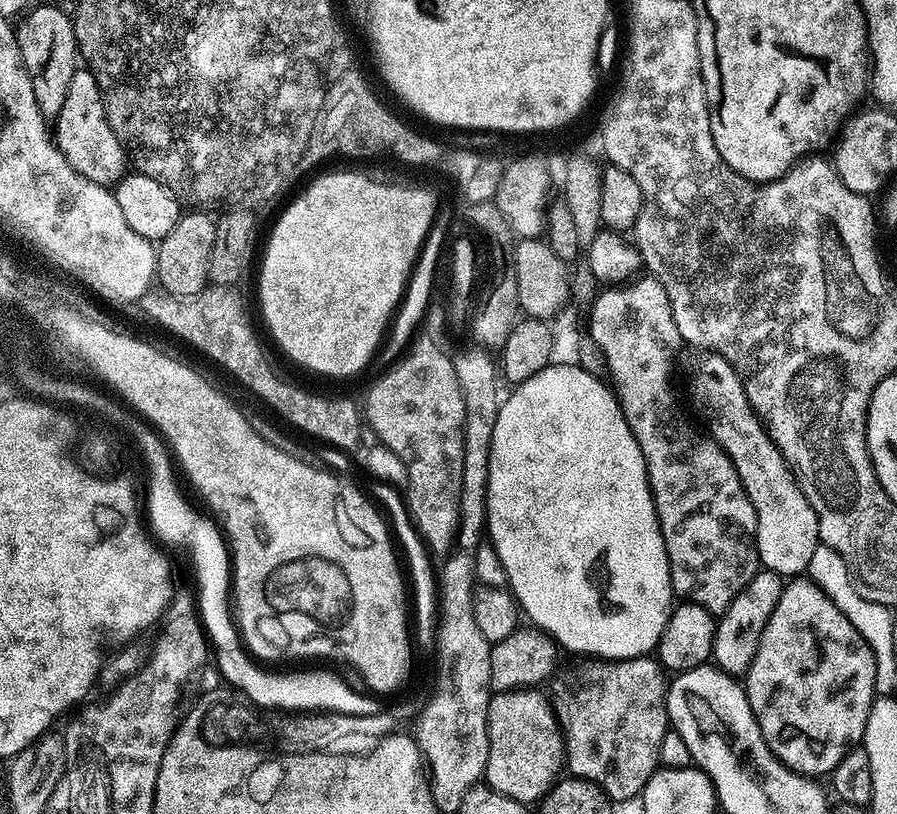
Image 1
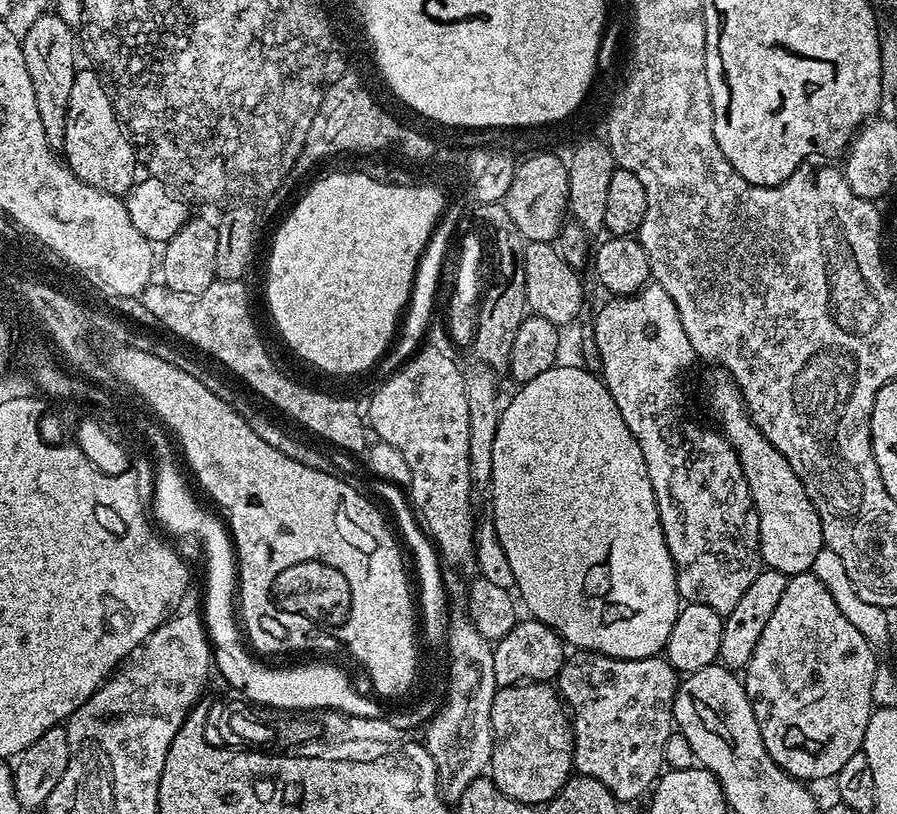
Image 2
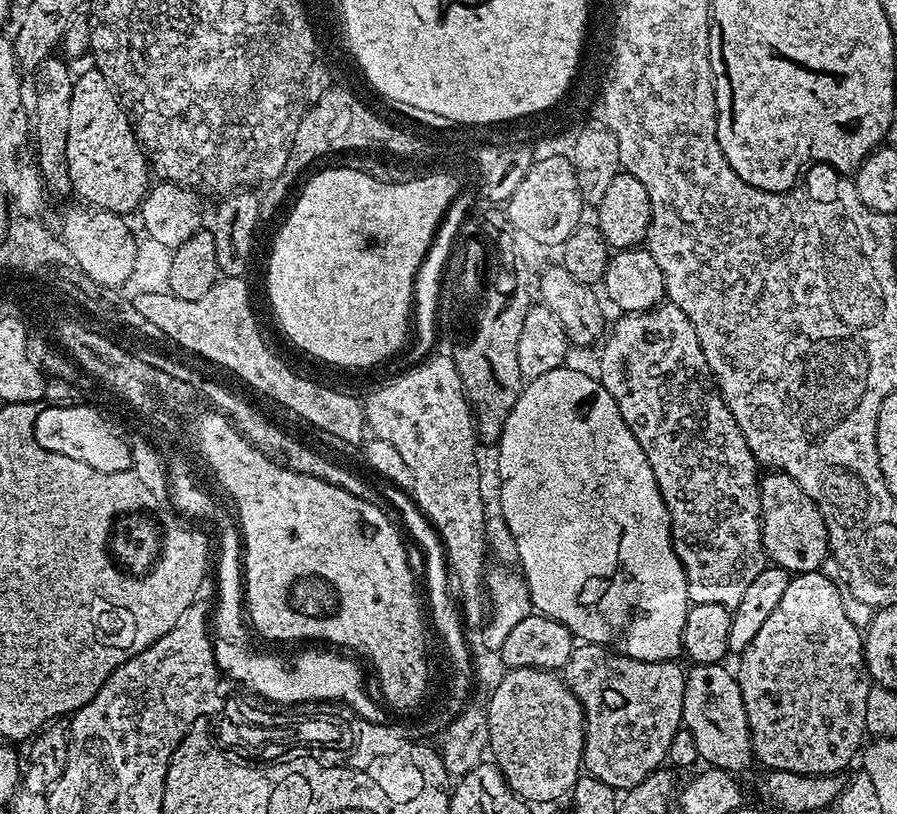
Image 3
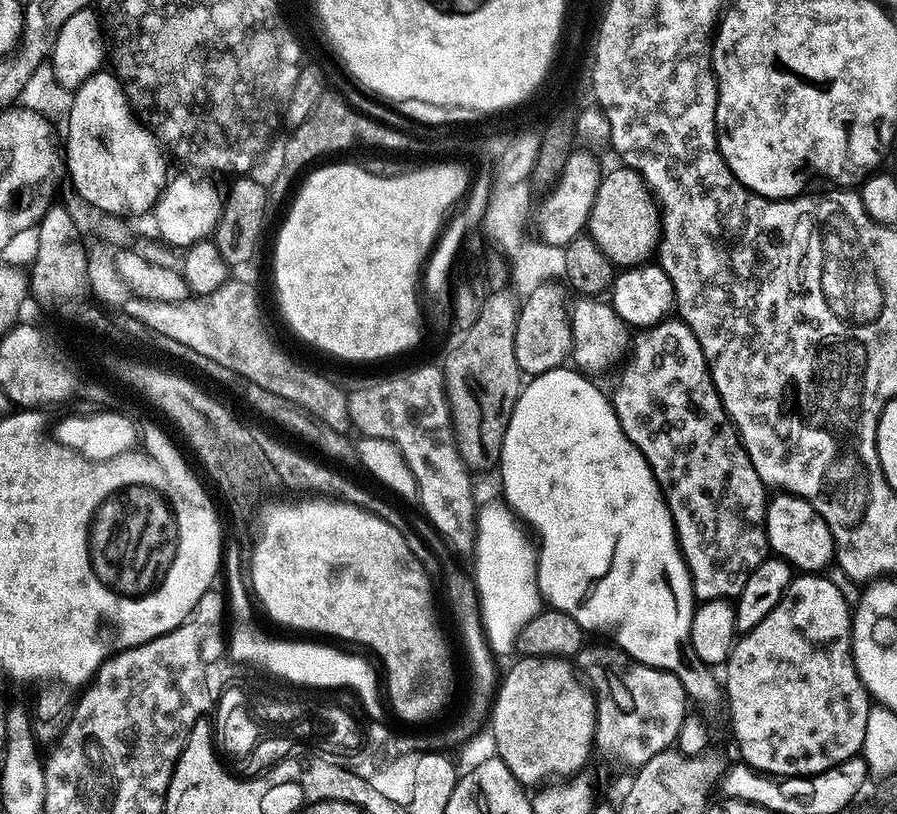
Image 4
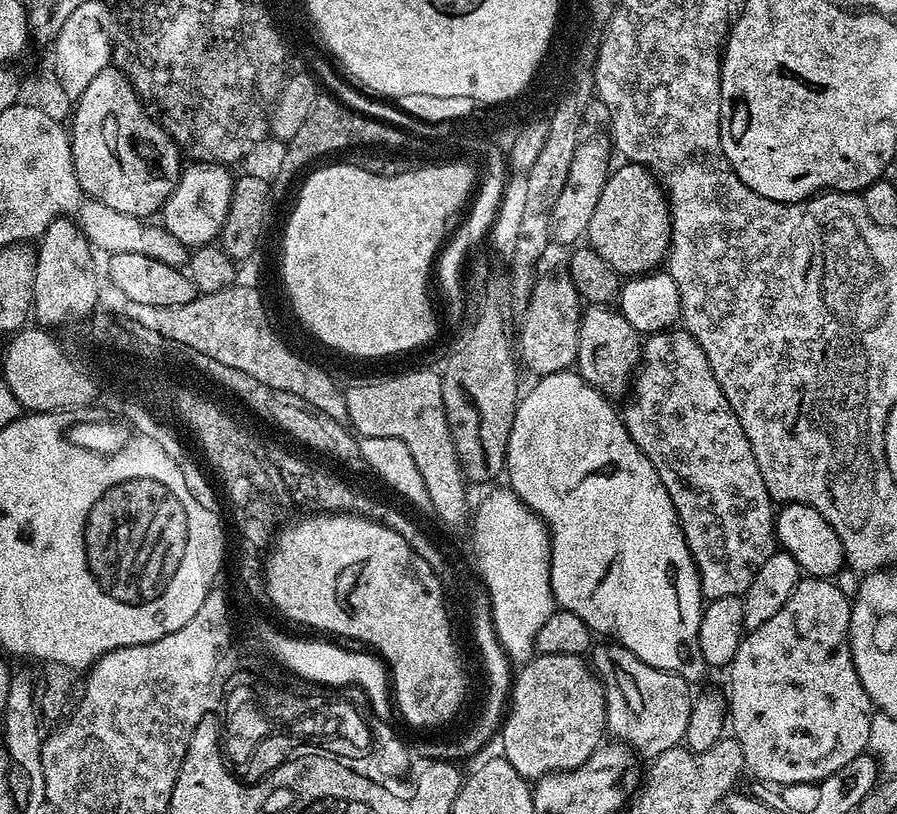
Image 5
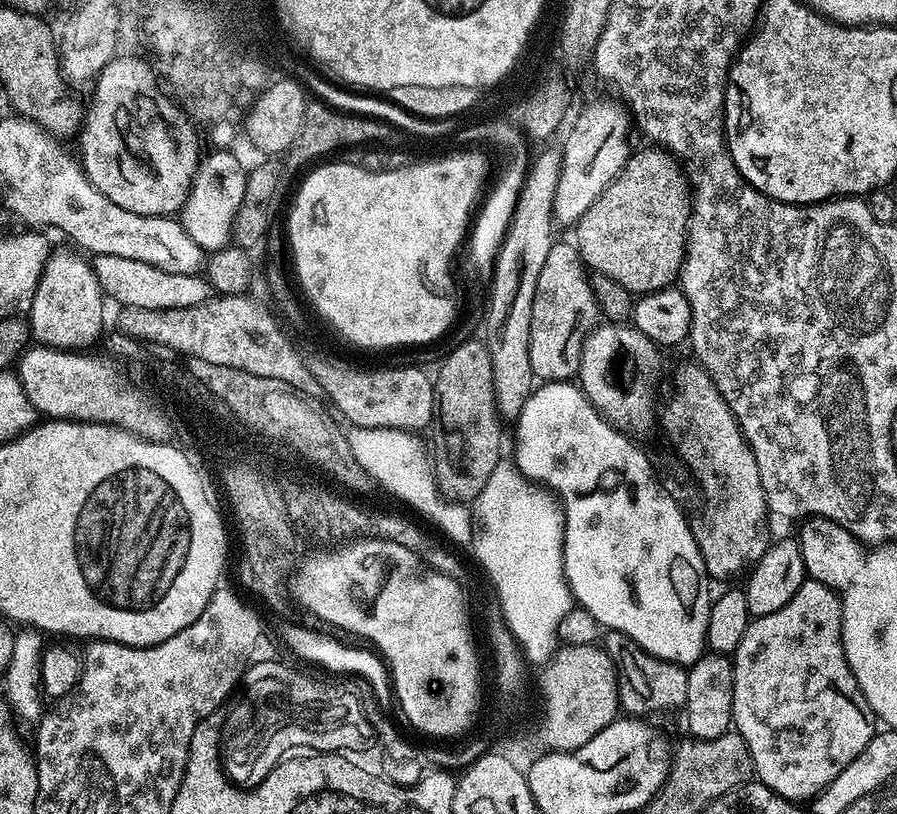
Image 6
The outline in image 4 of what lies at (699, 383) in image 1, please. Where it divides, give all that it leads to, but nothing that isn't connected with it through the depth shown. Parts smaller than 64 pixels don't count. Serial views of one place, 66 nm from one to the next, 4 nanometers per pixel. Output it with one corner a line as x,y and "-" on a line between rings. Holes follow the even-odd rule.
776,494
768,501
768,513
766,514
766,534
768,535
769,549
779,559
785,560
792,565
793,569
799,570
804,574
820,574
825,571
824,567
834,560
834,549
832,547
832,535
830,526
800,496
791,494

